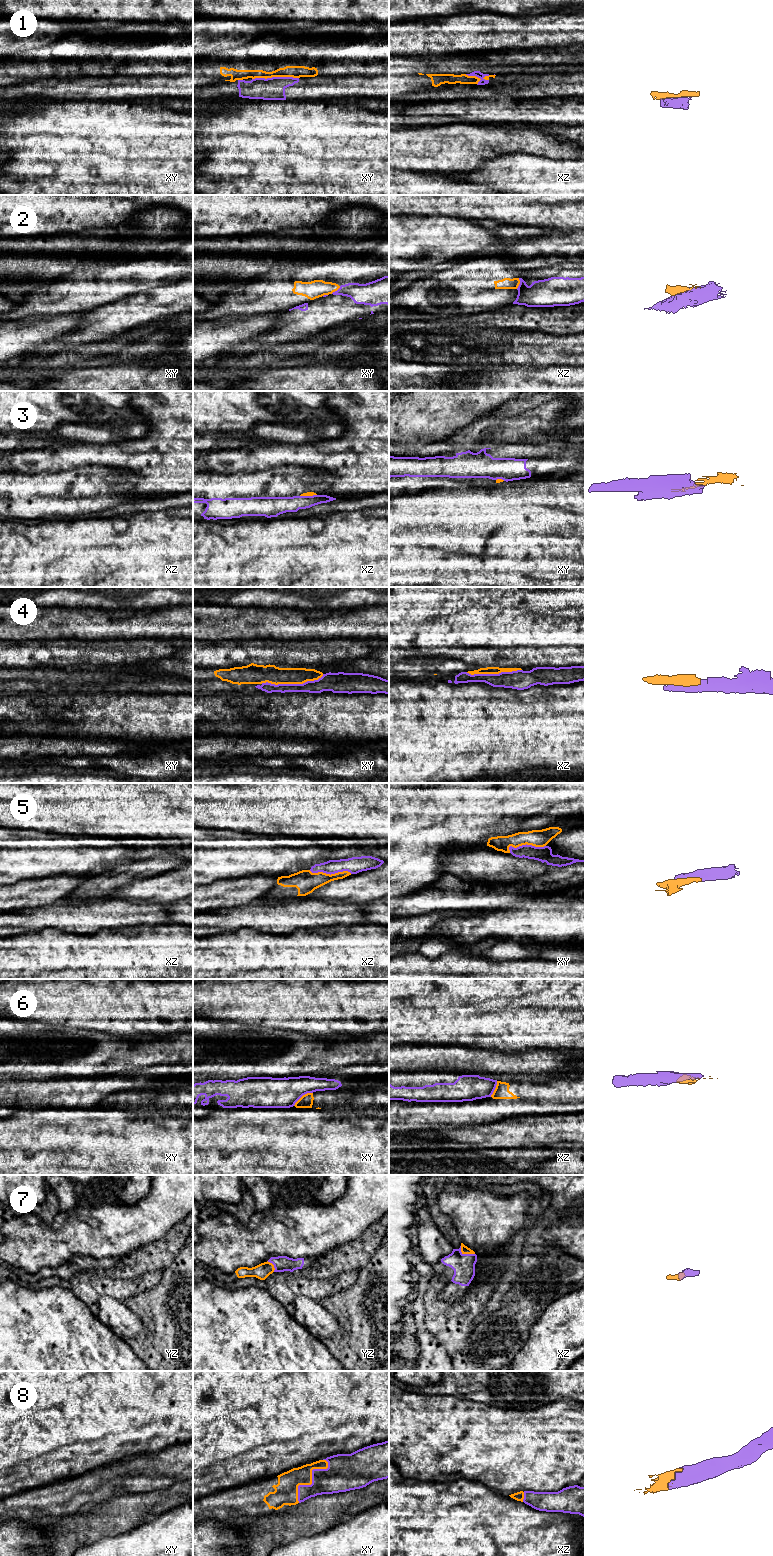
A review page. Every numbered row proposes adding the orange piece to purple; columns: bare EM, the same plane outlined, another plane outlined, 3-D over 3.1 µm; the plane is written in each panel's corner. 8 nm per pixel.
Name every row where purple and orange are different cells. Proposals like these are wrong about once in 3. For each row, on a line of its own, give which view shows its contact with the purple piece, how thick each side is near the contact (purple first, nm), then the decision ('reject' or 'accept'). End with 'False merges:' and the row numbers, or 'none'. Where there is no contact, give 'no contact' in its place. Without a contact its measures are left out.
1: meets purple in xy; 180 nm thick on the purple side, 100 nm on the other; reject
2: meets purple in xz; 220 nm thick on the purple side, 90 nm on the other; reject
3: meets purple in xz; 140 nm thick on the purple side, 30 nm on the other; accept
4: meets purple in xy; 110 nm thick on the purple side, 140 nm on the other; accept
5: meets purple in xy; 130 nm thick on the purple side, 140 nm on the other; accept
6: meets purple in xy; 240 nm thick on the purple side, 110 nm on the other; reject
7: meets purple in xz; 180 nm thick on the purple side, 60 nm on the other; accept
8: meets purple in xy; 260 nm thick on the purple side, 190 nm on the other; accept
False merges: 1, 2, 6

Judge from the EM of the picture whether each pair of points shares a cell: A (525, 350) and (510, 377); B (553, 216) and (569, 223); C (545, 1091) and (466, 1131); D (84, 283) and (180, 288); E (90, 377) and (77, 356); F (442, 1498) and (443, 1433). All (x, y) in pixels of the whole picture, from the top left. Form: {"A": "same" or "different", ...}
{"A": "different", "B": "same", "C": "different", "D": "different", "E": "different", "F": "different"}

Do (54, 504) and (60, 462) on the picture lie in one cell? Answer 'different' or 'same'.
different

